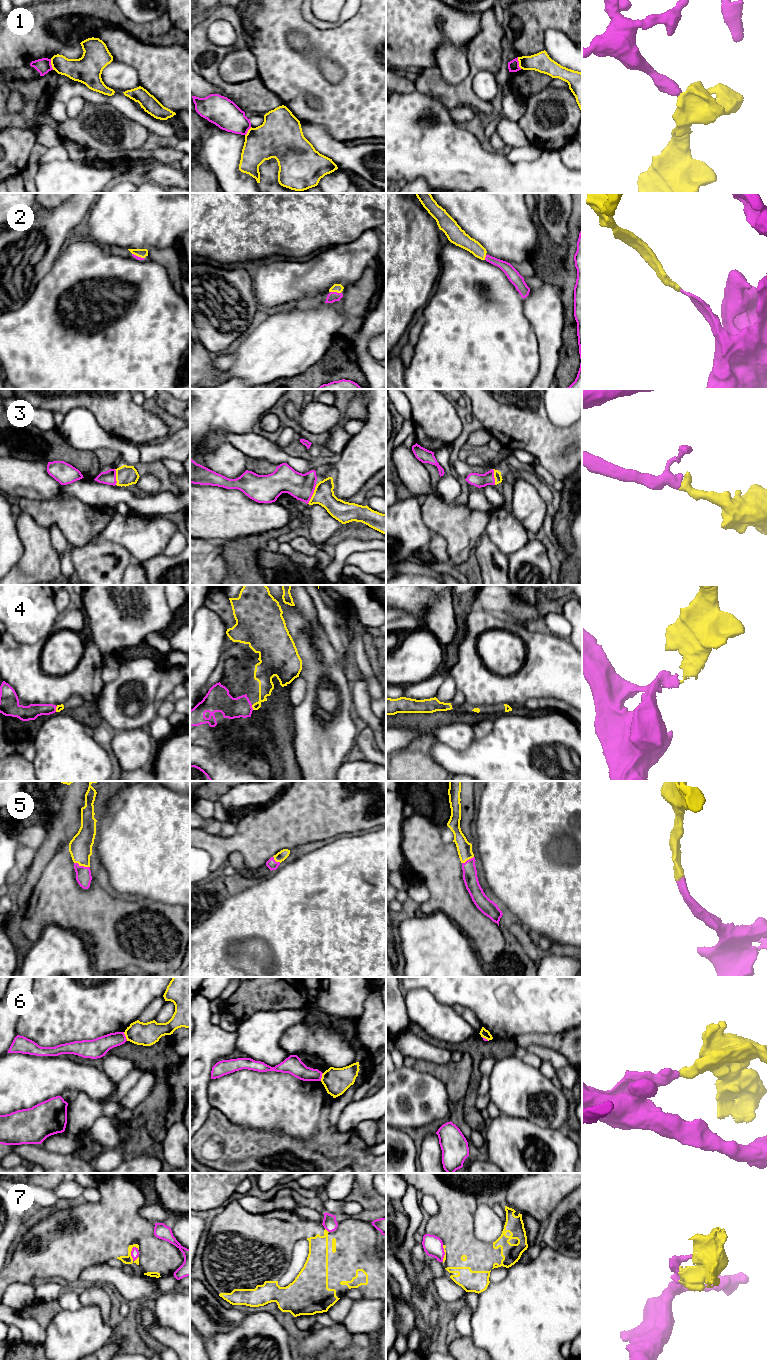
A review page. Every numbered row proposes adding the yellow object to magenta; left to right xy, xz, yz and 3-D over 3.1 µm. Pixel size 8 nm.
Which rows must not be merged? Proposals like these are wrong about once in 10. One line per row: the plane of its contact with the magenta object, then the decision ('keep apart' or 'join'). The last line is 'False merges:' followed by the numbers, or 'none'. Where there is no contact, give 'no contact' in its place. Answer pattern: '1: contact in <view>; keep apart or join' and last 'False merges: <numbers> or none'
1: contact in yz; keep apart
2: contact in xz; join
3: contact in xz; join
4: contact in xz; join
5: contact in xy; join
6: contact in xy; keep apart
7: contact in xy; keep apart
False merges: 1, 6, 7

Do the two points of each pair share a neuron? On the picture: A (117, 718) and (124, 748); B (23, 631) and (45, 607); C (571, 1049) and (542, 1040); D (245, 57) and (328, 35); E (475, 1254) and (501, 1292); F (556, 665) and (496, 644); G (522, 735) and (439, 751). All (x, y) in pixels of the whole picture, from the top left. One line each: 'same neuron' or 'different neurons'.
A: different neurons
B: same neuron
C: same neuron
D: different neurons
E: different neurons
F: different neurons
G: same neuron

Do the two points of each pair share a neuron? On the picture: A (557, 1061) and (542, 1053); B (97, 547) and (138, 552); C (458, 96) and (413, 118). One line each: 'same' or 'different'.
A: same
B: different
C: different

